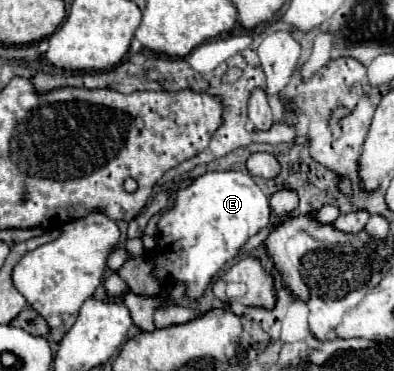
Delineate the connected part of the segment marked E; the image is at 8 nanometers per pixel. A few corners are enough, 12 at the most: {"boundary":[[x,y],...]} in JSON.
{"boundary":[[242,171],[178,189],[148,259],[188,297],[270,225]]}

